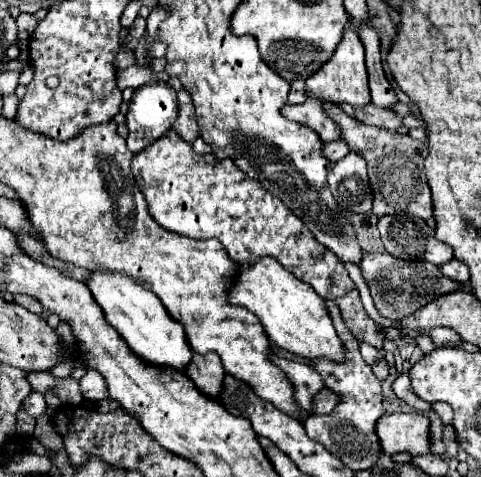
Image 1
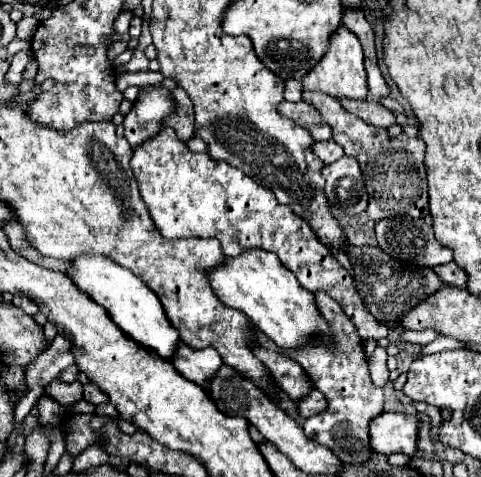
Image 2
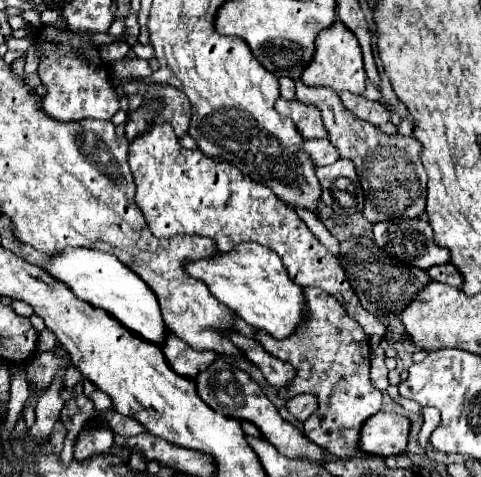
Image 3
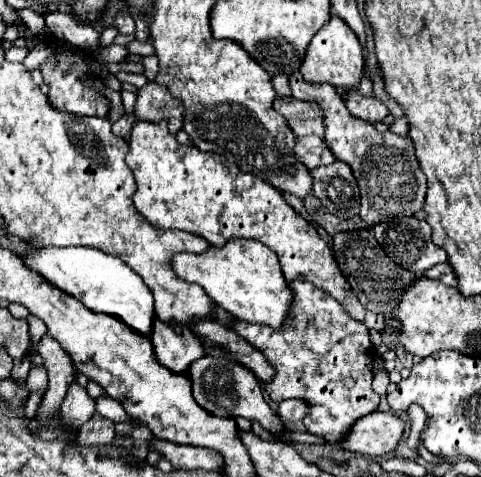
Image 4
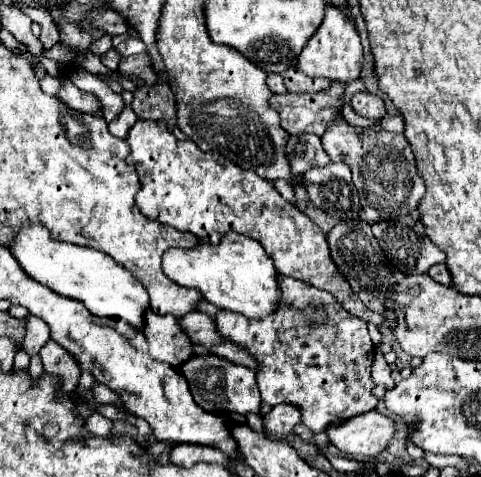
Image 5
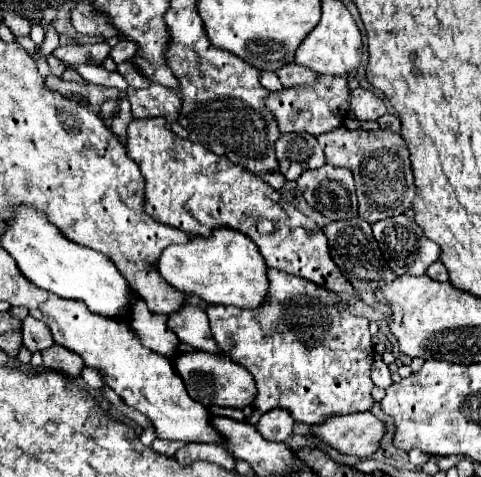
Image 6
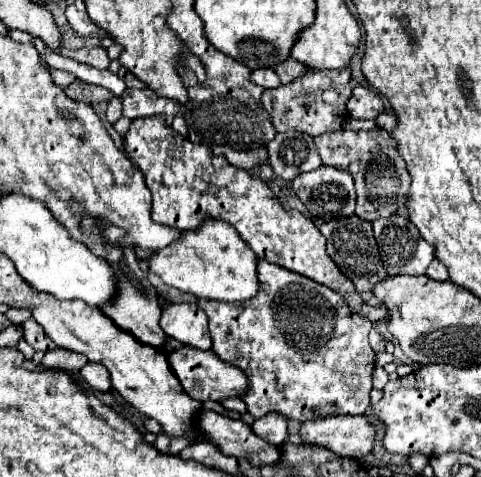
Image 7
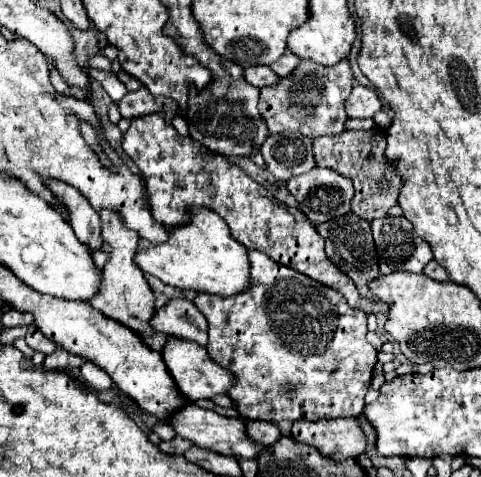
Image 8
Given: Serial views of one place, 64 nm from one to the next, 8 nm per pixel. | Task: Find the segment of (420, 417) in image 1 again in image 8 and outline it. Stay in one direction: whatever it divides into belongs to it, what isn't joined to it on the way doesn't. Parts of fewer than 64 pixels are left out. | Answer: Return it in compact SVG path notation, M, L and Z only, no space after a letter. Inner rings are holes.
M298 420L292 426L292 438L318 448L324 456L334 460L358 458L366 452L366 434L360 428L360 420Z

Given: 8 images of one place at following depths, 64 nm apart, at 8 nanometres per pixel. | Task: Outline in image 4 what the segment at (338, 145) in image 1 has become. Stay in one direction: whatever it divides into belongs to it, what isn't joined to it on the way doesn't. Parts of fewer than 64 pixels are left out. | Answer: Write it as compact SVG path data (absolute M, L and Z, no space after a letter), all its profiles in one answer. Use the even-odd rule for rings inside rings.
M318 136L296 138L294 152L310 170L318 168L318 166L324 166L324 164L332 164L336 160L336 156L332 156L332 150Z

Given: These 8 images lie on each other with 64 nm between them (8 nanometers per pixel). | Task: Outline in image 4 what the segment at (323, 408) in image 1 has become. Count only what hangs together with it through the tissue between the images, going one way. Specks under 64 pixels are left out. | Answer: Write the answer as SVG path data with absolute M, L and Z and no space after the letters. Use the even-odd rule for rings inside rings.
M284 400L280 402L280 410L278 416L284 420L292 420L298 422L308 414L308 404L304 404L304 400Z

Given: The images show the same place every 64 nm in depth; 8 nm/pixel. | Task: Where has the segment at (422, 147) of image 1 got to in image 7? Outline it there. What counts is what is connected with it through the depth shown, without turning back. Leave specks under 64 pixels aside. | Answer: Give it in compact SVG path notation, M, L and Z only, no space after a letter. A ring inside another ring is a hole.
M288 58L286 62L282 62L282 64L276 66L276 74L278 74L278 78L280 78L282 84L290 84L292 80L300 78L302 74L306 74L306 66L300 64L294 58ZM374 128L370 132L340 130L314 138L322 162L340 170L348 170L356 184L356 216L368 222L378 218L388 218L398 208L406 206L406 190L410 188L410 174L406 170L404 158L400 158L396 140L390 132Z

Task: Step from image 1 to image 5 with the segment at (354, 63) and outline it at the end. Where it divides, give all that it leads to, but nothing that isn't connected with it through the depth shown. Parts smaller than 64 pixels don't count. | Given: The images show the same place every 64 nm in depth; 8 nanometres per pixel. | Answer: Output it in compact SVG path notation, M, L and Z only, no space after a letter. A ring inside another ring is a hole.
M328 6L324 22L316 30L316 34L308 40L304 50L298 56L298 68L312 78L326 78L330 82L348 84L360 78L362 70L362 44L358 30L352 26L352 20L338 8Z

